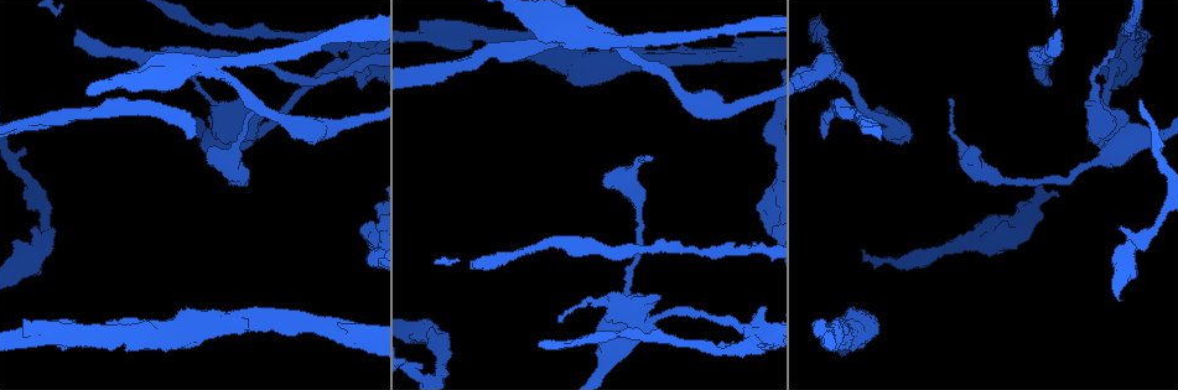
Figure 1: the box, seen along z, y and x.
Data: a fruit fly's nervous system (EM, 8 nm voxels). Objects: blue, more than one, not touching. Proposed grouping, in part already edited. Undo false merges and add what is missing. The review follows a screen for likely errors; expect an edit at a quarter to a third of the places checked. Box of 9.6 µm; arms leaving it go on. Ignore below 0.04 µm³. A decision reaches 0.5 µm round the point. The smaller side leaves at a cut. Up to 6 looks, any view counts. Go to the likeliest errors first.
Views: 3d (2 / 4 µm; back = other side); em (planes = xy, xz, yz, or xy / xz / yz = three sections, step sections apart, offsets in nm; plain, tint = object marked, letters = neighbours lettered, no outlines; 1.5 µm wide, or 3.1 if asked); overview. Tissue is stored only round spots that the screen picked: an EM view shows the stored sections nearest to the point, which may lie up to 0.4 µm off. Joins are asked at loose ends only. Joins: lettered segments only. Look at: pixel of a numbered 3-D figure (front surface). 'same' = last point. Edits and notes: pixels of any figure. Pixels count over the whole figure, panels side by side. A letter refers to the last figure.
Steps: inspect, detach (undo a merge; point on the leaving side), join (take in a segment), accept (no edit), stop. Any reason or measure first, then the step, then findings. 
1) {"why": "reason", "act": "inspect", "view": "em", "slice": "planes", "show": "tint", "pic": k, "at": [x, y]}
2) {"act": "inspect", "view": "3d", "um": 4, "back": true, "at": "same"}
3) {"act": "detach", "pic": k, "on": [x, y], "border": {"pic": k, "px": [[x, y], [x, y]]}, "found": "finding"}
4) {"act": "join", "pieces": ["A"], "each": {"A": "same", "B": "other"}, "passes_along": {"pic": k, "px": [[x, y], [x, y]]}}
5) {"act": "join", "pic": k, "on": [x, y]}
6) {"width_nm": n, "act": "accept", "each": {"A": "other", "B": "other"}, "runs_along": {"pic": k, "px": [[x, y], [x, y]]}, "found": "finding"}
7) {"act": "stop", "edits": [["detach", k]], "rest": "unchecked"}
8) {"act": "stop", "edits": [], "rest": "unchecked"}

{"why": "free end", "act": "inspect", "view": "em", "slice": "planes", "show": "letters", "pic": 1, "at": [188, 136]}

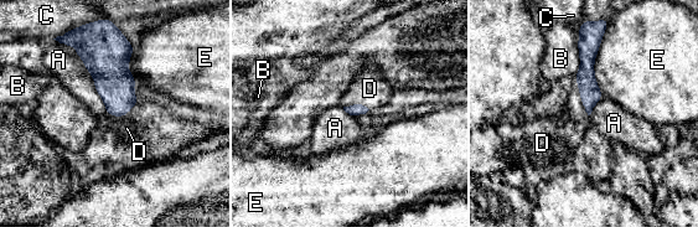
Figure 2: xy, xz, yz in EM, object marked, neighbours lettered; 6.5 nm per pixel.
{"act": "join", "pieces": ["D"], "each": {"A": "other", "B": "other", "C": "other", "D": "same", "E": "other"}, "found": "the neuron continues"}

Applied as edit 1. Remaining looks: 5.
{"act": "inspect", "view": "overview"}

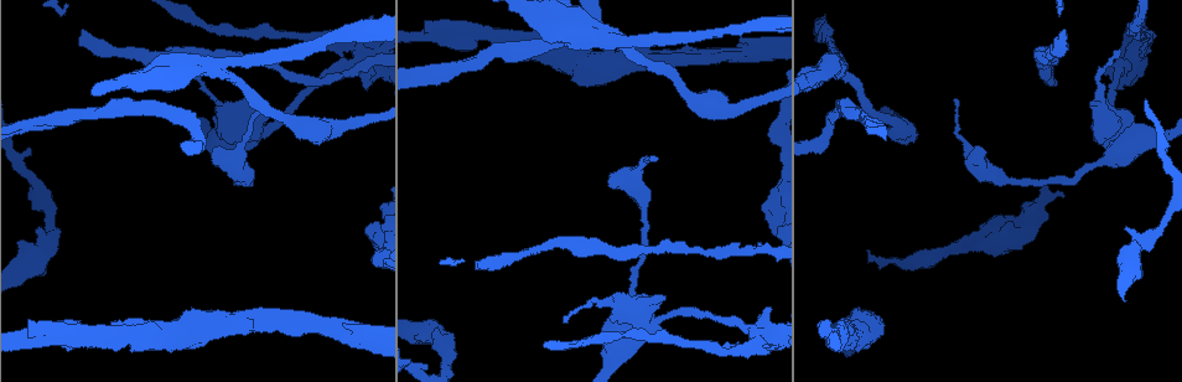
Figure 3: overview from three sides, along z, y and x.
{"act": "inspect", "view": "em", "slice": "xy", "step": 4, "show": "tint", "pic": 3, "at": [82, 30]}

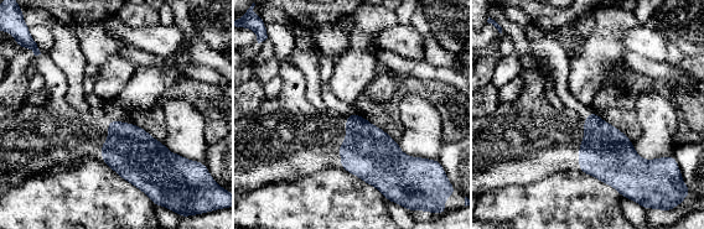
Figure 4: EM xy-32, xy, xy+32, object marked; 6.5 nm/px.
{"why": "cut it another way", "act": "inspect", "view": "em", "slice": "planes", "show": "letters", "at": "same"}

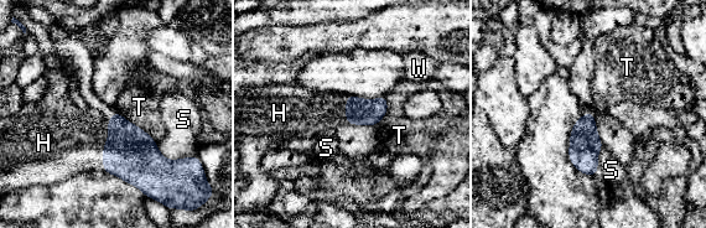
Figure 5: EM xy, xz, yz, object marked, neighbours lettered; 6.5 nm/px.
{"longest_contact_nm": ["H", 360], "act": "join", "pieces": ["H"], "each": {"H": "same", "S": "other", "T": "other", "W": "other"}, "found": "the neuron continues"}

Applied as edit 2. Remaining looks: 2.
{"act": "stop", "edits": [["join", 2], ["join", 5]], "rest": "unchecked"}

